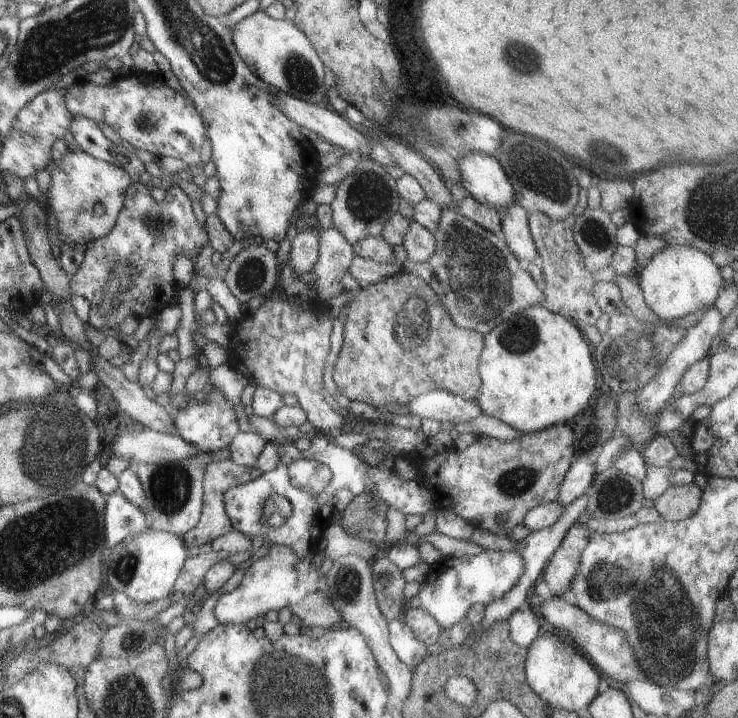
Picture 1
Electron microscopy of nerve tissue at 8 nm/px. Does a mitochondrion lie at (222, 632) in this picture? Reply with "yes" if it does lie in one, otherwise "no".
no

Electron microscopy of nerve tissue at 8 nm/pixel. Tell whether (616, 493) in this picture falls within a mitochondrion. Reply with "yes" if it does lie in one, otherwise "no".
yes

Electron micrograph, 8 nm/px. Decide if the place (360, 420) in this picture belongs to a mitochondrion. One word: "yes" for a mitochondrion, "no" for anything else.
no

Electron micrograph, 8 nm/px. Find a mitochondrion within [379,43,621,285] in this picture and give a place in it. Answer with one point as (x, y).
(542, 174)

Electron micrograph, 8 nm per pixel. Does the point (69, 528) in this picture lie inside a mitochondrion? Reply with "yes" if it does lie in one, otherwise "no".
yes

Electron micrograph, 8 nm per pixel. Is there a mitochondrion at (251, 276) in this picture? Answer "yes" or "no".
yes

